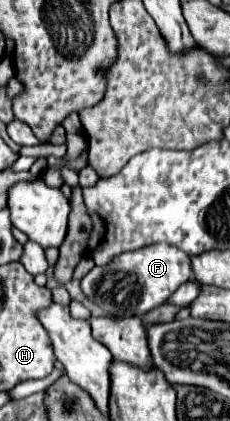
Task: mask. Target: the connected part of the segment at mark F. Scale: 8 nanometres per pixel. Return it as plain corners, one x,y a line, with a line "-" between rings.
150,245
138,251
118,255
106,267
94,267
82,279
82,291
88,299
102,305
112,317
142,317
160,307
186,281
192,279
190,255
170,245

